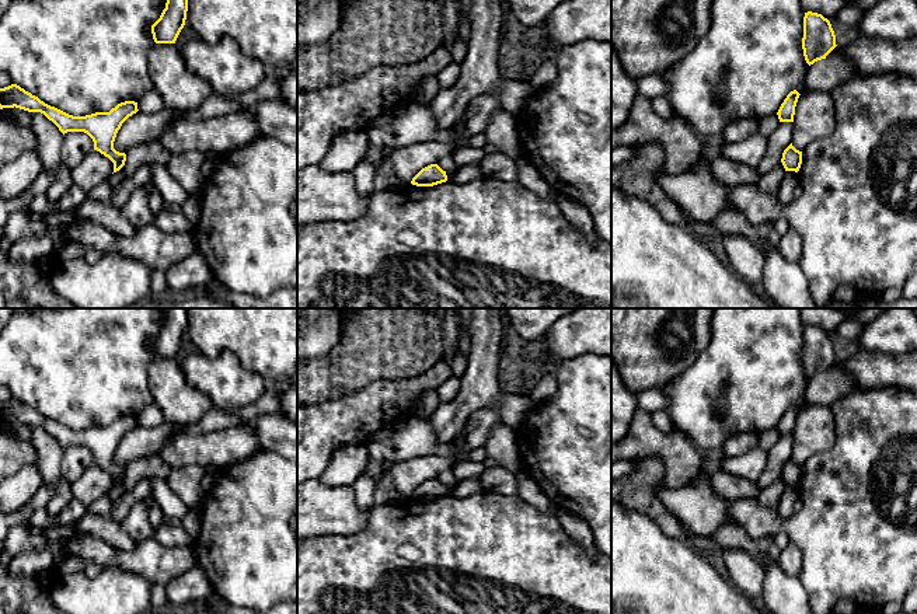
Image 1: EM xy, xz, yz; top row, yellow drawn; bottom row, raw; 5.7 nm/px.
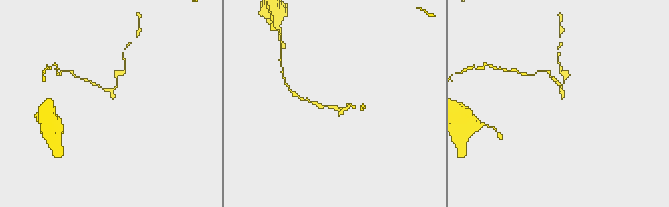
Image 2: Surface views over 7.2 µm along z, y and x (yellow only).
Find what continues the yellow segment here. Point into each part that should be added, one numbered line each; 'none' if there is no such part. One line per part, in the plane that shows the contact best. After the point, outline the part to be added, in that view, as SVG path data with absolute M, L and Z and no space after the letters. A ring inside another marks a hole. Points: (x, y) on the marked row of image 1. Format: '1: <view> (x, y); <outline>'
none

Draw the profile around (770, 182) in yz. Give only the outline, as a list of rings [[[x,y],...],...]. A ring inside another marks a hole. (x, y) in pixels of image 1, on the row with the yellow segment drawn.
[[[780,161],[770,172],[760,177],[757,185],[763,193],[778,195],[780,185],[784,179],[785,168]]]

